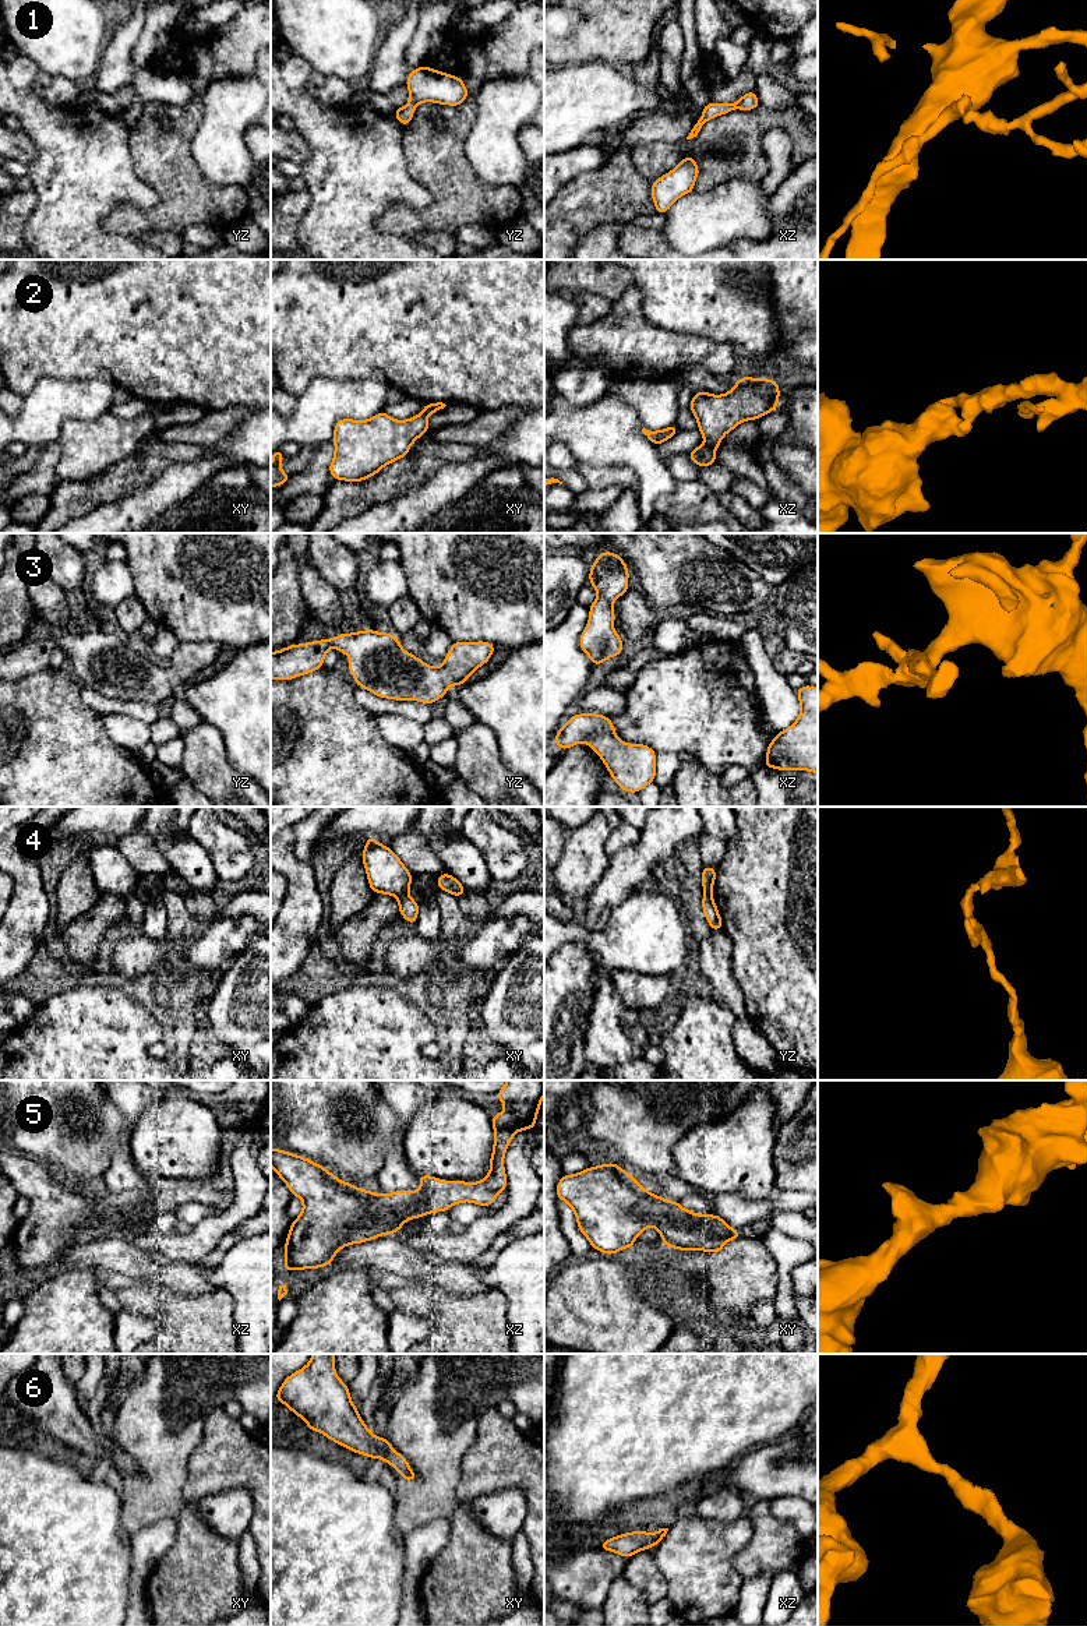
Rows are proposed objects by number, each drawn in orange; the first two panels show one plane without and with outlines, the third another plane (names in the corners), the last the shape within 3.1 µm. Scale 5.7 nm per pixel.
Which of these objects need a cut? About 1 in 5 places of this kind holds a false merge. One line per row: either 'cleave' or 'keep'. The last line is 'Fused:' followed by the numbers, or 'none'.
1: keep
2: cleave
3: keep
4: cleave
5: keep
6: keep
Fused: 2, 4

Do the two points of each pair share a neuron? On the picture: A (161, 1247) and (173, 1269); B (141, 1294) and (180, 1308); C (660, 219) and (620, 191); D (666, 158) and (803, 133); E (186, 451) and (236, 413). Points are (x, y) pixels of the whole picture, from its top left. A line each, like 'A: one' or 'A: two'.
A: two
B: one
C: two
D: one
E: two

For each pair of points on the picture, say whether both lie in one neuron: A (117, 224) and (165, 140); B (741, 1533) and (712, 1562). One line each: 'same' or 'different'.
A: same
B: same

